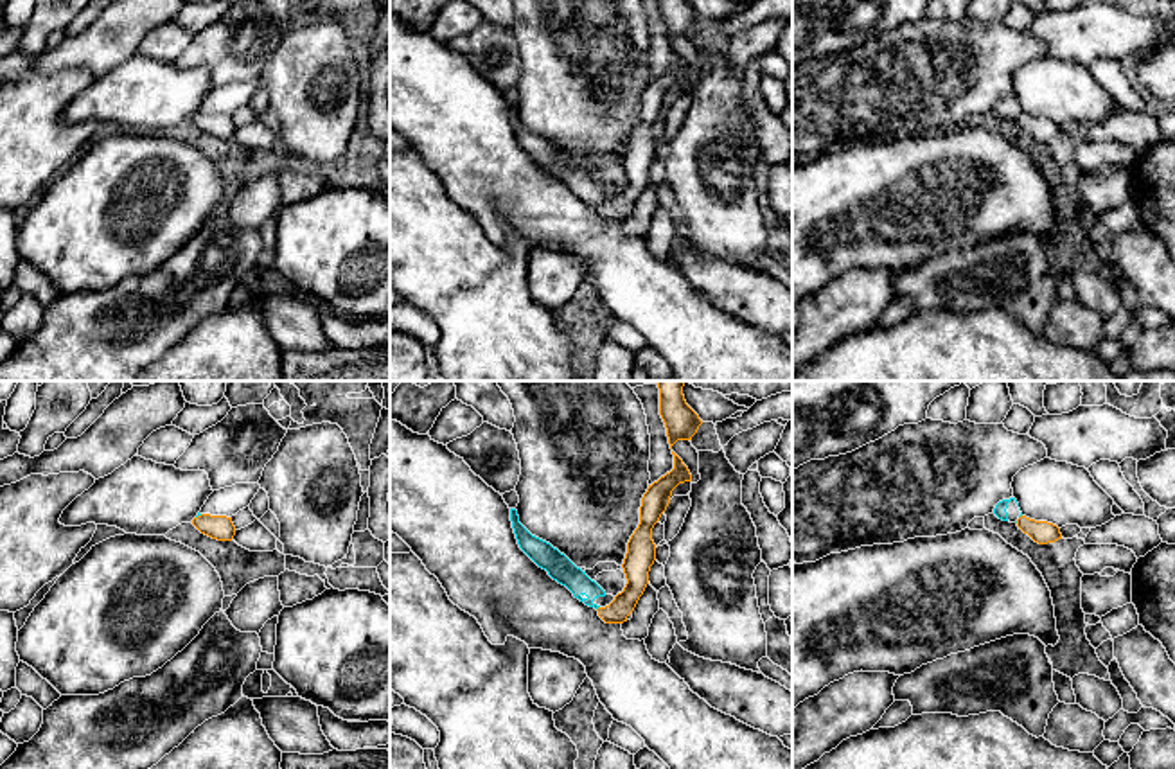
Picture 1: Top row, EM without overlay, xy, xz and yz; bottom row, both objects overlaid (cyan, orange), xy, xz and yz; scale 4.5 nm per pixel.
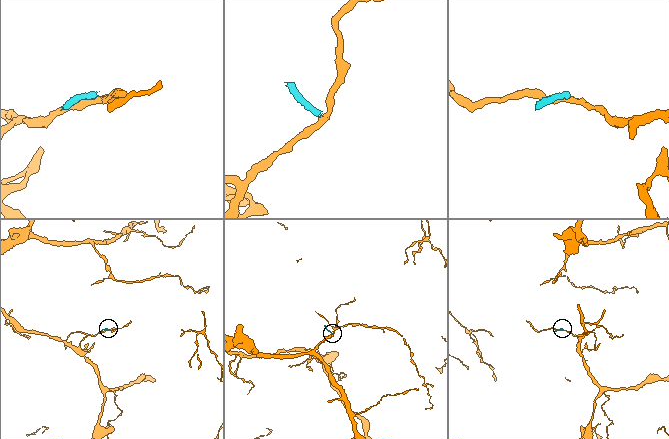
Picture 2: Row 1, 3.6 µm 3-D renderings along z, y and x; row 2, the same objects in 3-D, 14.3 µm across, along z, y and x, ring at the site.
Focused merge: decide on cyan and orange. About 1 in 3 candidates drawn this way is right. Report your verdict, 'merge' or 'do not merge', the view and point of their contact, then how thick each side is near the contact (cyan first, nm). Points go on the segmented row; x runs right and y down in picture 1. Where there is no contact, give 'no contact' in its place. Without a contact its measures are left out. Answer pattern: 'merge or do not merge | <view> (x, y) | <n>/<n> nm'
do not merge | xy (198, 514) | 20/110 nm

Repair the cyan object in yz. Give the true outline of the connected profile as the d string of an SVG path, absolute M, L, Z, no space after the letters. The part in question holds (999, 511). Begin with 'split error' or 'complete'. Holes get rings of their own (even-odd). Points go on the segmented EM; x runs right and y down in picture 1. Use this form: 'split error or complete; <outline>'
split error; M1015 498L1003 499L995 505L994 514L1010 523L1017 523L1017 519L1022 516L1019 503Z

